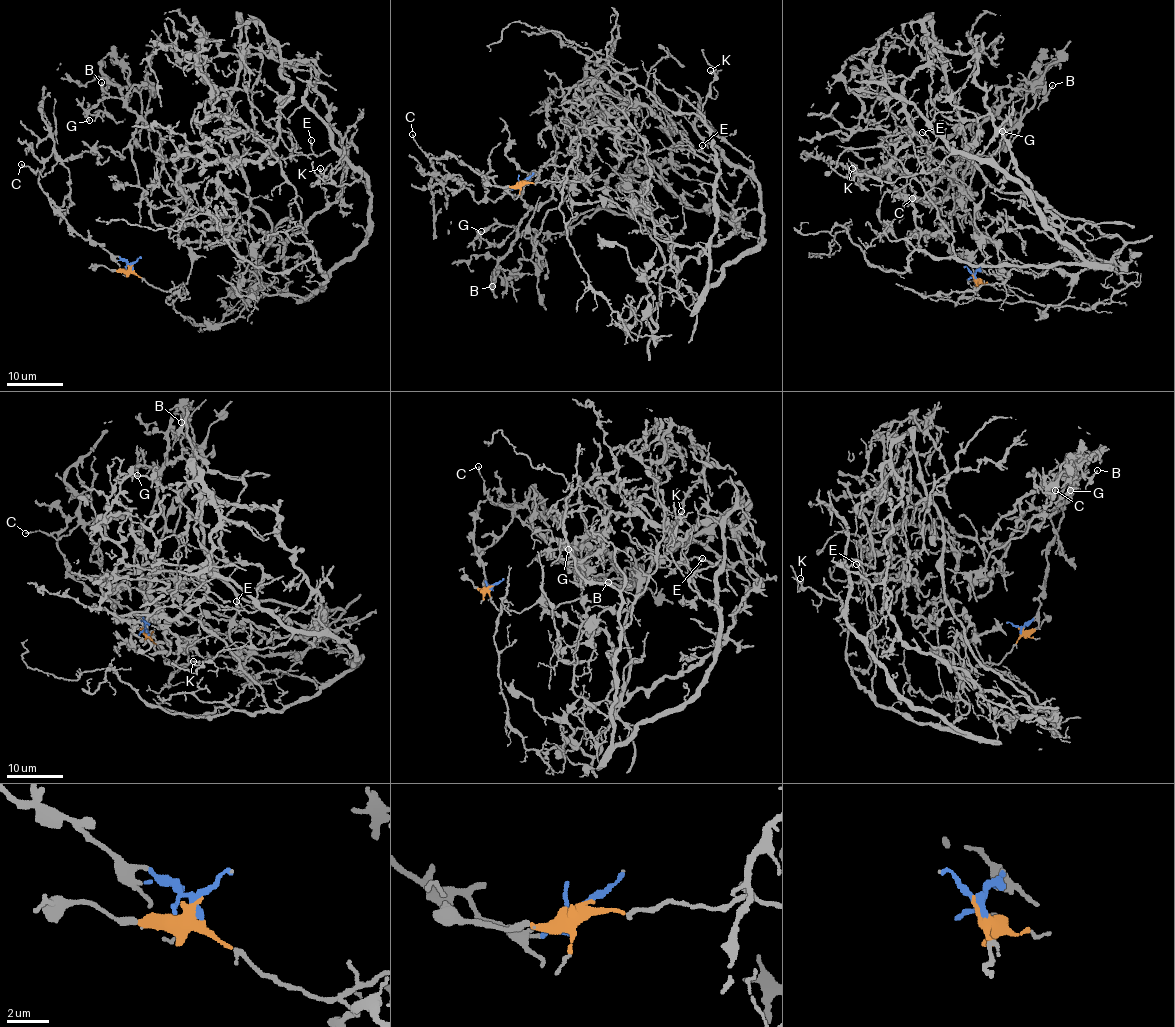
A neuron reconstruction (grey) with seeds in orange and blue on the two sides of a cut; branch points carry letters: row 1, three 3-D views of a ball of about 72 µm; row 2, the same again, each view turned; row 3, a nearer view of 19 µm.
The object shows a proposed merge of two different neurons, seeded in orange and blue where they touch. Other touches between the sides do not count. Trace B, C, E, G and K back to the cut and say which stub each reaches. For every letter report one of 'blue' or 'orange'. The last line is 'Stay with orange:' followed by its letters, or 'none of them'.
B: blue
C: blue
E: orange
G: blue
K: orange
Stay with orange: E, K

